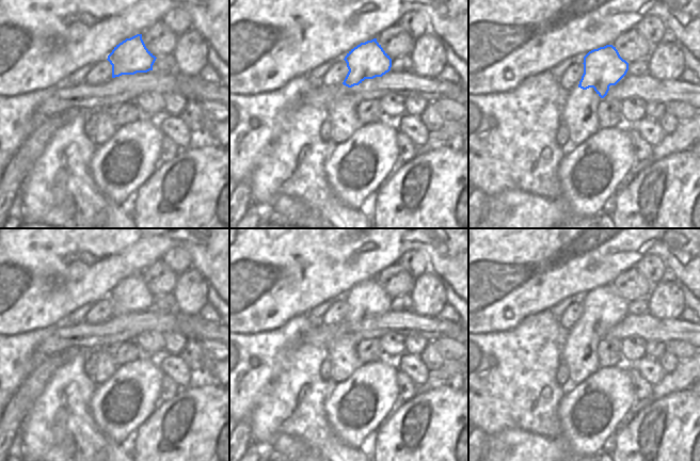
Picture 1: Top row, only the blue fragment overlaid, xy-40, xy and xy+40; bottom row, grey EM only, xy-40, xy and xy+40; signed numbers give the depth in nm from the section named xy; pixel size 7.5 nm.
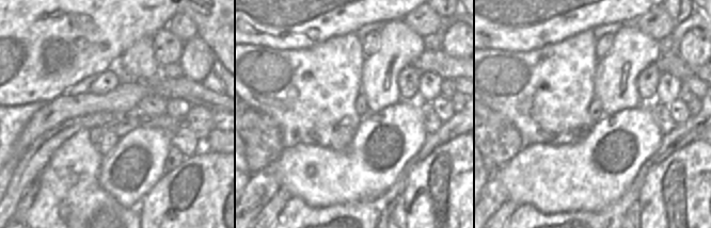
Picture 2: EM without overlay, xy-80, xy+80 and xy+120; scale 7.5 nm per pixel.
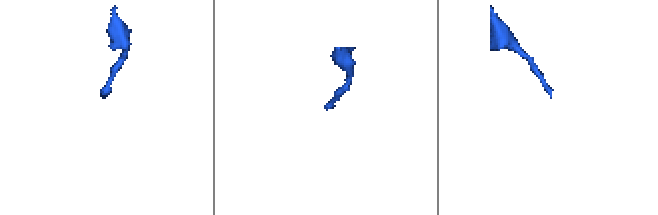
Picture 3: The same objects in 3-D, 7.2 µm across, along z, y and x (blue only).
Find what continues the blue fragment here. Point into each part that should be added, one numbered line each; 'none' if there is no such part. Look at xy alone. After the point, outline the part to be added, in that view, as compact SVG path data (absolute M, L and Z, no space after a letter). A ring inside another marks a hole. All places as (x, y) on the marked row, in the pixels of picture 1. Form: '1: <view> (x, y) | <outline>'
none

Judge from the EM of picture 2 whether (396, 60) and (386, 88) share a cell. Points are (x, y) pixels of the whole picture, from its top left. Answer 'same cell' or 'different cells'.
same cell

